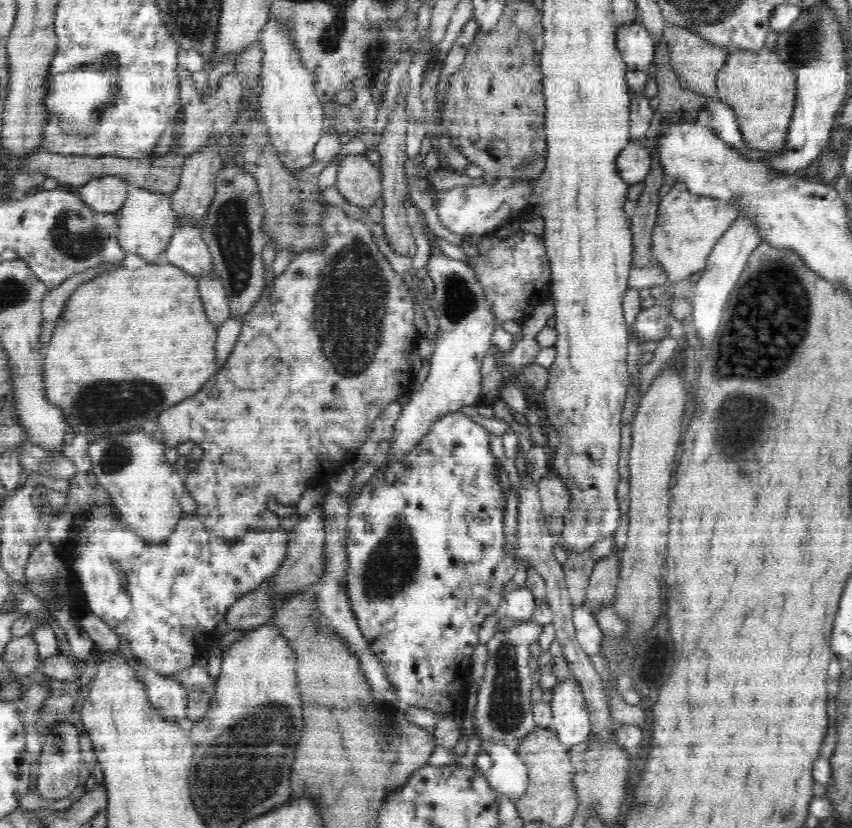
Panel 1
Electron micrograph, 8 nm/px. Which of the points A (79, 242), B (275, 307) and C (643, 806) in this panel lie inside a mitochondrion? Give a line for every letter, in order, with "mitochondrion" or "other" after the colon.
A: mitochondrion
B: other
C: mitochondrion

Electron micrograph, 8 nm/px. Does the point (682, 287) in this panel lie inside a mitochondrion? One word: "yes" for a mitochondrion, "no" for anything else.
no

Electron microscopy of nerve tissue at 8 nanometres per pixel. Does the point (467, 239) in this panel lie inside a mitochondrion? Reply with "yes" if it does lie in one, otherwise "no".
no

